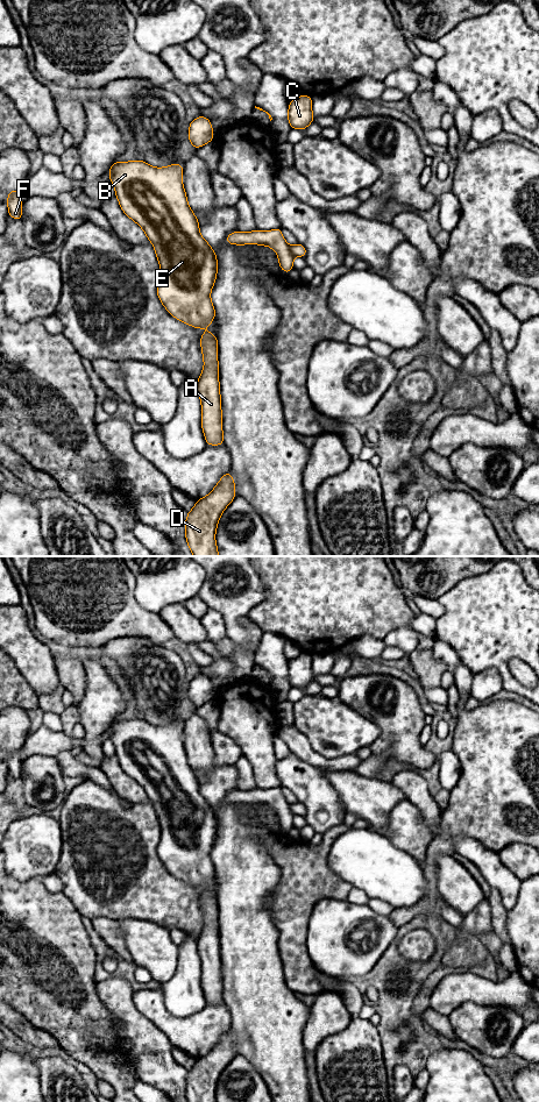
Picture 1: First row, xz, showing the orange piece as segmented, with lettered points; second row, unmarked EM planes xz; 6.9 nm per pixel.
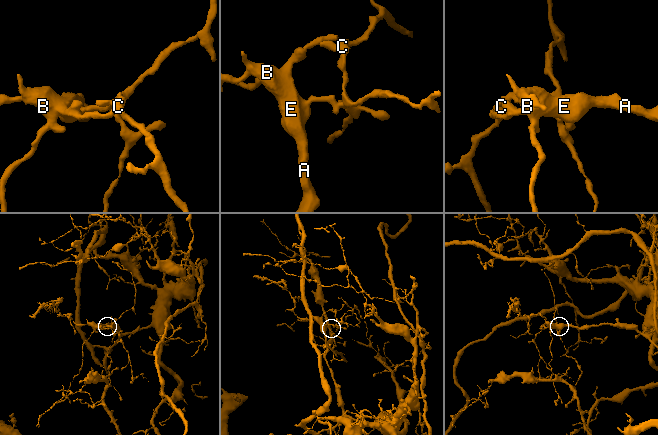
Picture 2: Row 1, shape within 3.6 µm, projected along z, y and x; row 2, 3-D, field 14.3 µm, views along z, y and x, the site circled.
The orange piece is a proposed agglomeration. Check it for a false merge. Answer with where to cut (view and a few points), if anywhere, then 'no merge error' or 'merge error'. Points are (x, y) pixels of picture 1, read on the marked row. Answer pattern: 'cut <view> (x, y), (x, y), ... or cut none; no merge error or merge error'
cut xz (289, 247), (293, 255); merge error

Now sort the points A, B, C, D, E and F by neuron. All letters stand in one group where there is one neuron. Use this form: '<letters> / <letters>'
A B D E F / C

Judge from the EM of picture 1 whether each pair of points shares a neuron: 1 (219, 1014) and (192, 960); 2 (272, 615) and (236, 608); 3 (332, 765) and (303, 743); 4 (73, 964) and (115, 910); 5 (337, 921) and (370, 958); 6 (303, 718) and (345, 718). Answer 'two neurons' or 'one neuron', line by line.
1: two neurons
2: two neurons
3: one neuron
4: two neurons
5: one neuron
6: one neuron

